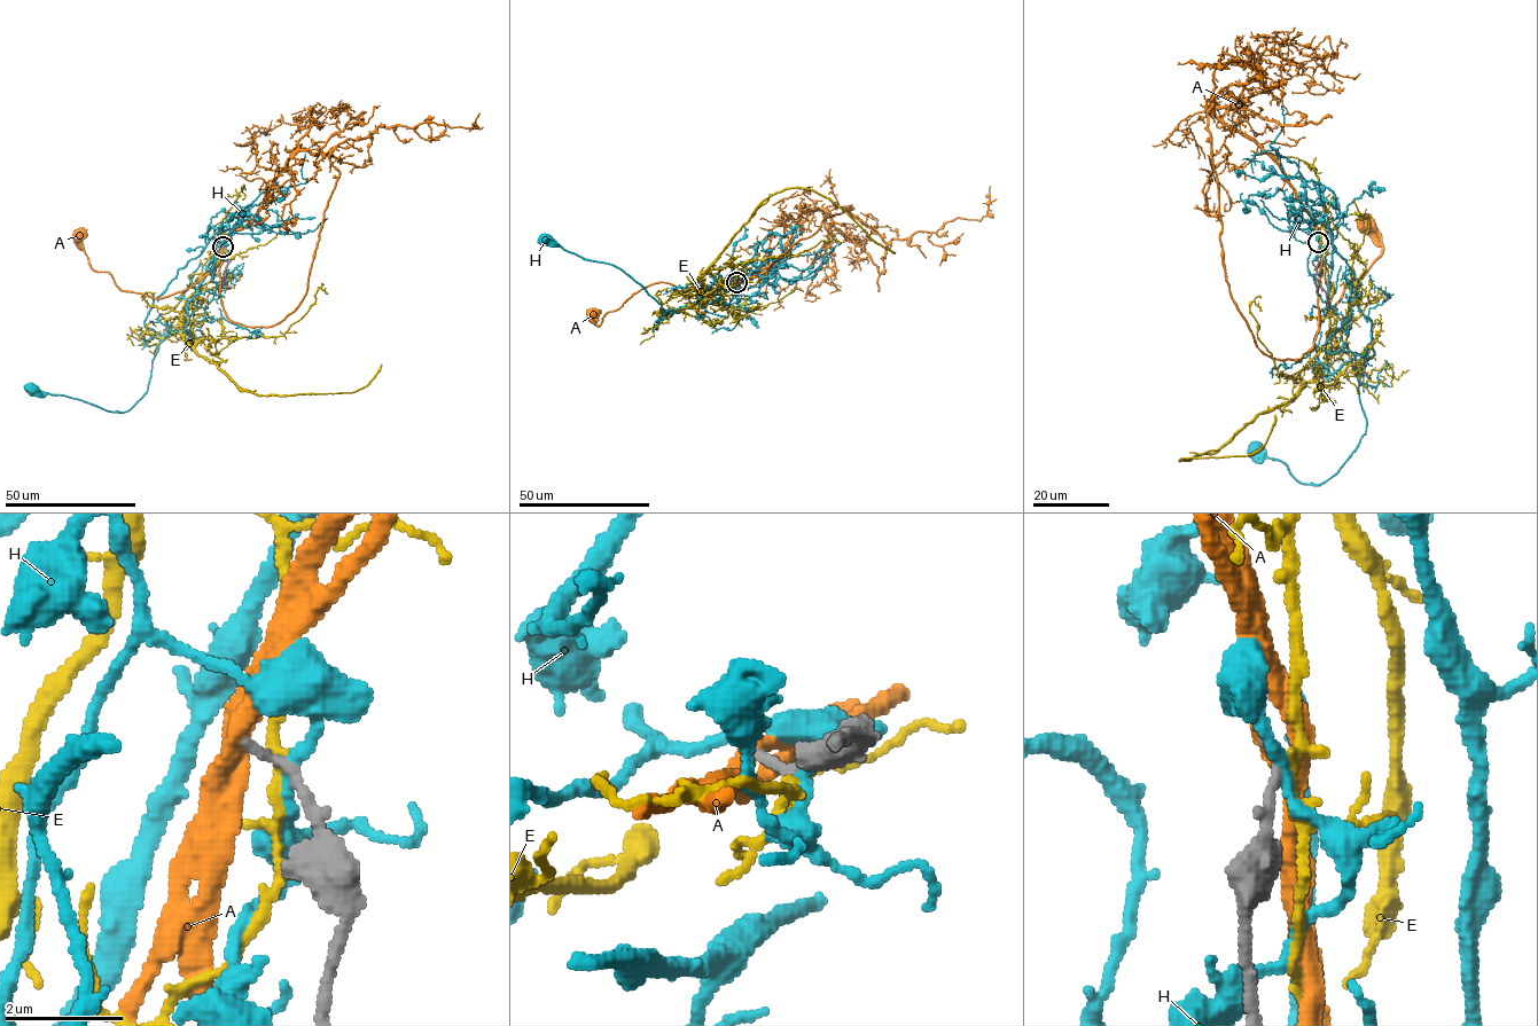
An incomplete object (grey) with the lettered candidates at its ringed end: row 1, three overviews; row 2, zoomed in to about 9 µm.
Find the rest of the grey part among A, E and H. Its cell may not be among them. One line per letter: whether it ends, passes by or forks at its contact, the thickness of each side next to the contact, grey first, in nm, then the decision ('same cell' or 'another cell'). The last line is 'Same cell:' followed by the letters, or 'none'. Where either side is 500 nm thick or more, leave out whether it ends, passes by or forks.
A: it forks there; 160 nm thick on the grey side, 240 nm on the other; another cell
E: it passes by; 200 nm thick on the grey side, 200 nm on the other; another cell
H: it passes by; 240 nm thick on the grey side, 190 nm on the other; another cell
Same cell: none

